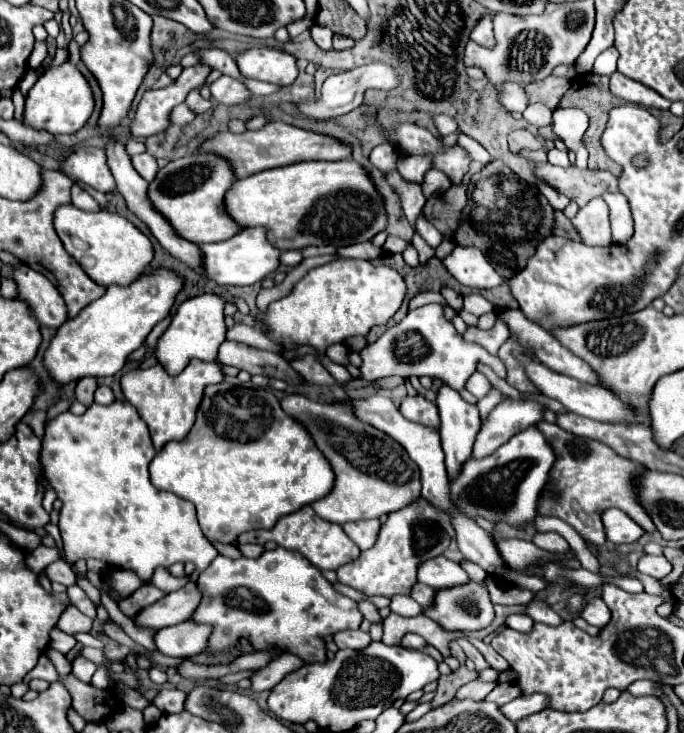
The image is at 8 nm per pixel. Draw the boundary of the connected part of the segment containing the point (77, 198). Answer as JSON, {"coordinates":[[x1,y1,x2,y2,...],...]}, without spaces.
{"coordinates":[[80,186,72,188,72,204,82,210,100,210,98,202,88,192,84,192]]}

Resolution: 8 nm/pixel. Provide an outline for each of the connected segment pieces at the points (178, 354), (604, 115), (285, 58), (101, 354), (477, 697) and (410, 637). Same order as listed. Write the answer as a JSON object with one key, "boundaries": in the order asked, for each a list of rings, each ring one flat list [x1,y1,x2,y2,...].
{"boundaries":[[[206,292,194,298,188,298,176,310,170,326,160,336,156,344,158,362,168,370,168,374,180,374,190,358,216,360,218,346,226,340,226,322,224,322,224,300,218,294]],[[580,74,580,76,576,76,576,78,572,80,572,86,570,86,570,90,564,94,564,98,560,100,560,106,576,106,576,108,584,110,584,112,588,114,588,118,590,118,590,126,588,126,588,130,586,130,586,134,584,134,584,138,582,138,582,142,584,142,584,146,588,148,588,154,590,154,590,158,588,158,588,168,590,168,590,170,610,170,614,176,620,176,620,174,622,174,622,168,620,168,616,162,608,160,608,156,604,156,604,152,602,152,602,148,600,148,600,142,598,142,598,140,600,140,600,132,604,130,606,120,608,120,608,110,610,110,612,106,618,106,618,100,612,100,612,98,616,98,616,96,612,96,612,94,608,92,608,78,606,78,606,76]],[[250,48,236,58,236,64,246,78,258,78,276,86,288,86,298,76,296,58,276,48]],[[168,270,134,280,130,286,110,286,106,294,88,304,76,318,66,320,50,340,42,364,58,384,78,382,86,376,112,376,122,370,126,358,142,346,150,330,168,316,182,278]],[[478,680,472,681,462,686,456,693,454,699,472,699,475,701,481,701,491,692,496,686,496,682,485,683]],[[404,634,402,640,400,640,400,646,404,646,404,648,422,648,422,646,426,646,426,640,418,634]]]}

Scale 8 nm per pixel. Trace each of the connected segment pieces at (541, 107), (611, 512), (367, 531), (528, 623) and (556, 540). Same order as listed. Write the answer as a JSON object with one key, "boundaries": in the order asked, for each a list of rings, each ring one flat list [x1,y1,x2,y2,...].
{"boundaries":[[[542,102,530,104,522,114,524,114,524,120,526,120,528,124,534,124,536,128,546,126,546,124,552,122,552,110,550,110,546,104,542,104]],[[608,508,602,514,602,522,606,528,606,538,614,544,628,544,634,542,642,536,642,528,630,518,626,516,620,508]],[[362,520,362,522,346,522,344,532,358,544,360,550,368,550,376,542,376,534,380,528,378,520]],[[512,614,512,616,508,616,506,624,508,624,508,628,514,628,518,632,530,632,534,628,532,618,528,618,524,614]],[[540,532,540,534,534,536,532,542,534,542,538,548,546,550,546,552,556,552,556,554,562,552,562,554,564,554,564,552,570,550,568,542,566,542,560,534,556,534,556,532]]]}

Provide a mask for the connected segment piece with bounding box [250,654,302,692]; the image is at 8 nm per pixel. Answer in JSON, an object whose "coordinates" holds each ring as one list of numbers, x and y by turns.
{"coordinates":[[282,654,276,660,272,660,268,666,258,668,252,672,250,682,252,682,252,692,264,692,272,690,274,684,278,684,286,674,298,670,302,666,302,660,294,654]]}

